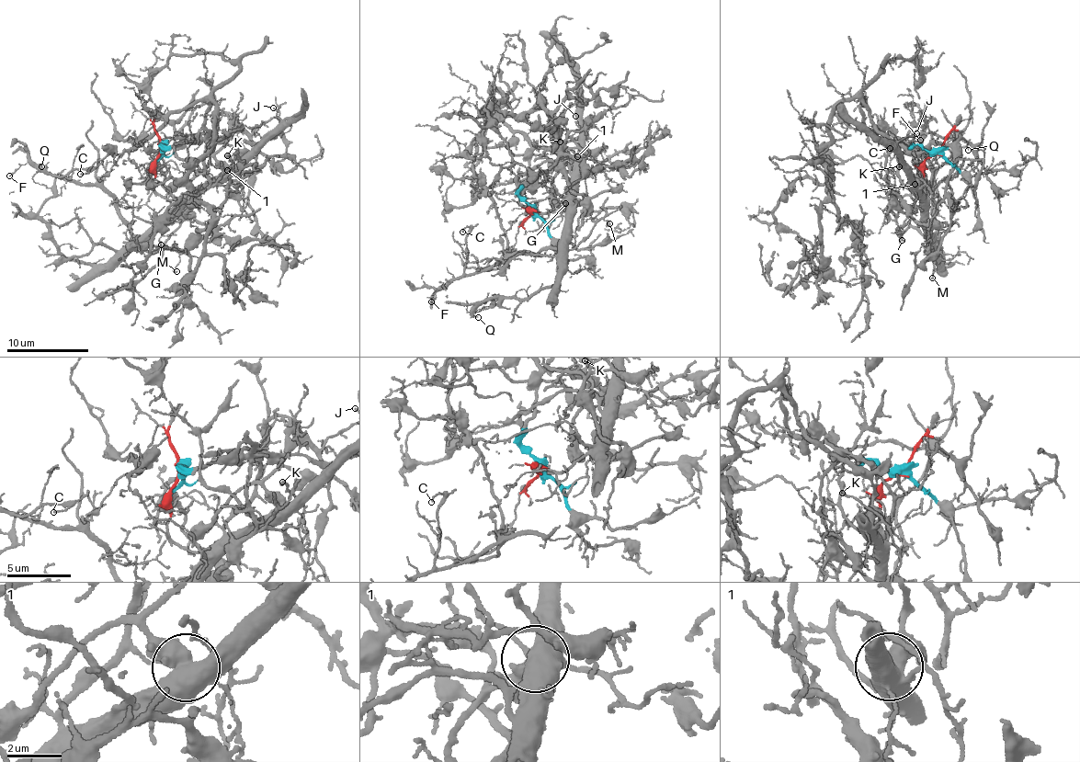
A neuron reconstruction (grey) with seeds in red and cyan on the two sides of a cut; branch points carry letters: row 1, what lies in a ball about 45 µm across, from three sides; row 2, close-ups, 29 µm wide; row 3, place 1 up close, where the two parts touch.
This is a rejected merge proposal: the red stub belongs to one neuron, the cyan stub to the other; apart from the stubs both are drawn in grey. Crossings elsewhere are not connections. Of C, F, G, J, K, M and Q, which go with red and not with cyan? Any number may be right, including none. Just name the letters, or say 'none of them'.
C, F, G, J, K, M, Q

